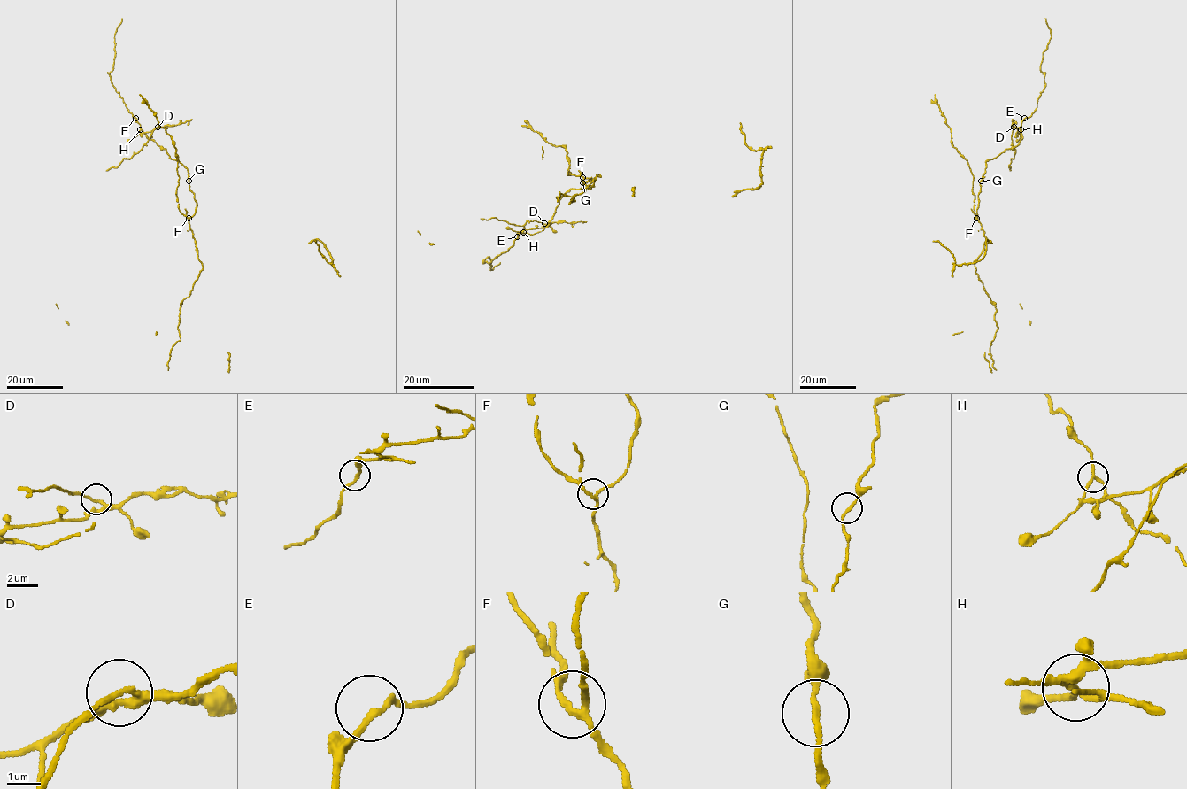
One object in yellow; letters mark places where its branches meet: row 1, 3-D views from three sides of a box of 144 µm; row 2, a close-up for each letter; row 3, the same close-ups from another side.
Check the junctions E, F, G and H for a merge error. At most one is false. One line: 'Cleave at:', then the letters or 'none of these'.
Cleave at: H

